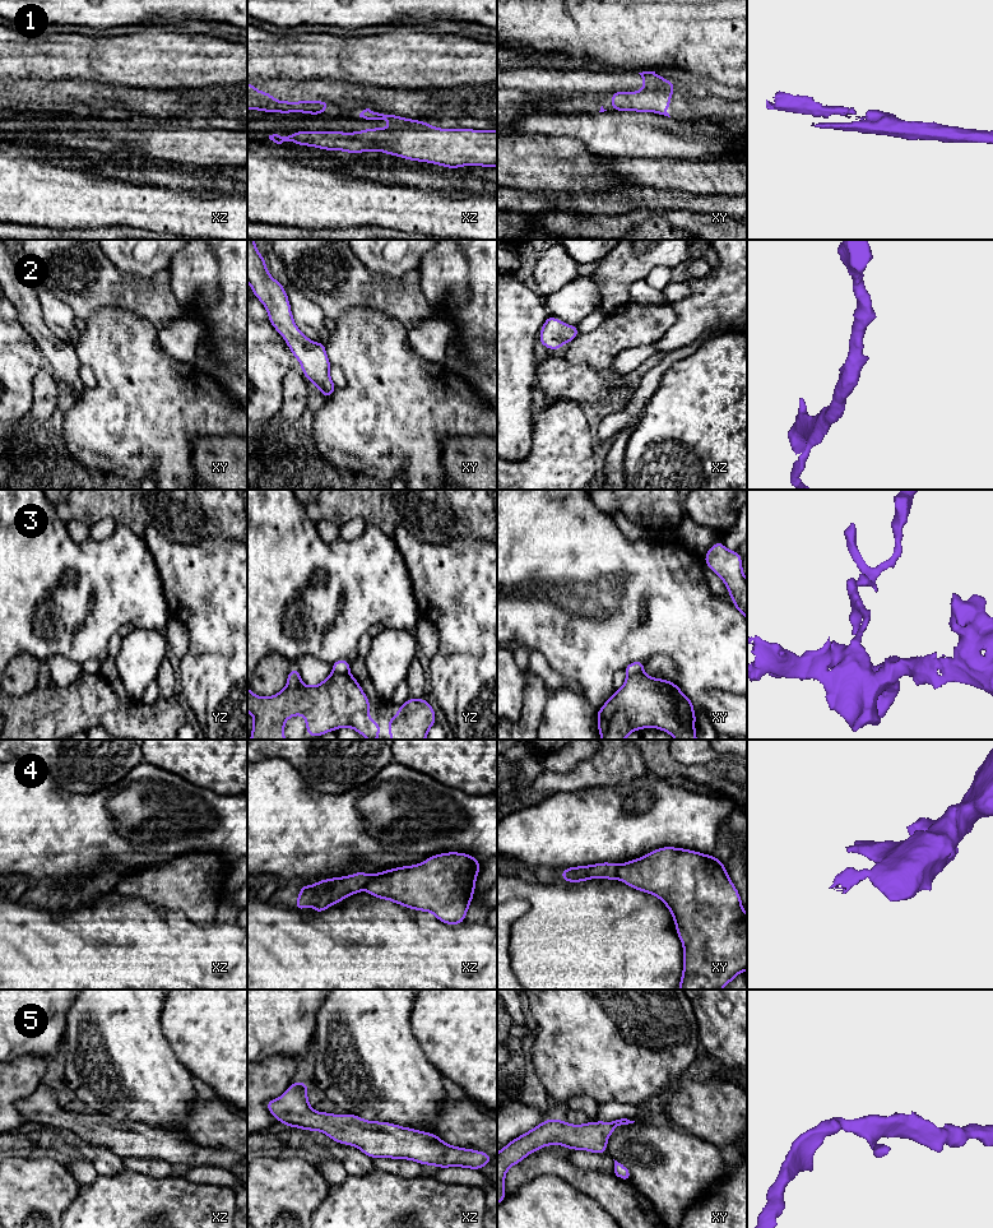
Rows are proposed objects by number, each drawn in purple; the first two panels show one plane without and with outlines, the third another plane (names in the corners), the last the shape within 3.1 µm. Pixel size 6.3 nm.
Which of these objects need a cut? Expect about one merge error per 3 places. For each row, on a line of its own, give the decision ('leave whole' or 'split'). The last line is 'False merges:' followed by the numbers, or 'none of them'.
1: split
2: leave whole
3: split
4: split
5: leave whole
False merges: 1, 3, 4

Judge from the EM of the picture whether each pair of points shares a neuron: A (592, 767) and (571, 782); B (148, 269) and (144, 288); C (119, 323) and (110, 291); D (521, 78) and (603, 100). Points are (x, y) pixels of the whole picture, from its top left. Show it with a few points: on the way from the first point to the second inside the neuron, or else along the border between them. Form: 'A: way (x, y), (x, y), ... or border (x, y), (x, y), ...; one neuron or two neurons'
A: way (587, 772), (576, 779); one neuron
B: border (117, 269), (142, 276), (167, 272); two neurons
C: border (143, 316), (103, 306), (87, 318); two neurons
D: border (606, 92), (574, 92), (548, 96); two neurons

